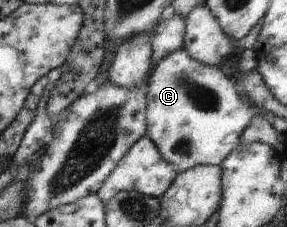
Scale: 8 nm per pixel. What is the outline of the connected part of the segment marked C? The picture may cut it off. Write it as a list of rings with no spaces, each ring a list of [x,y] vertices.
[[[183,47],[170,52],[156,62],[150,70],[147,82],[146,136],[149,137],[161,156],[170,162],[178,173],[197,165],[218,165],[232,151],[238,148],[243,129],[253,116],[260,113],[258,107],[248,105],[239,95],[234,77],[230,78],[219,67],[210,67],[195,60]]]

